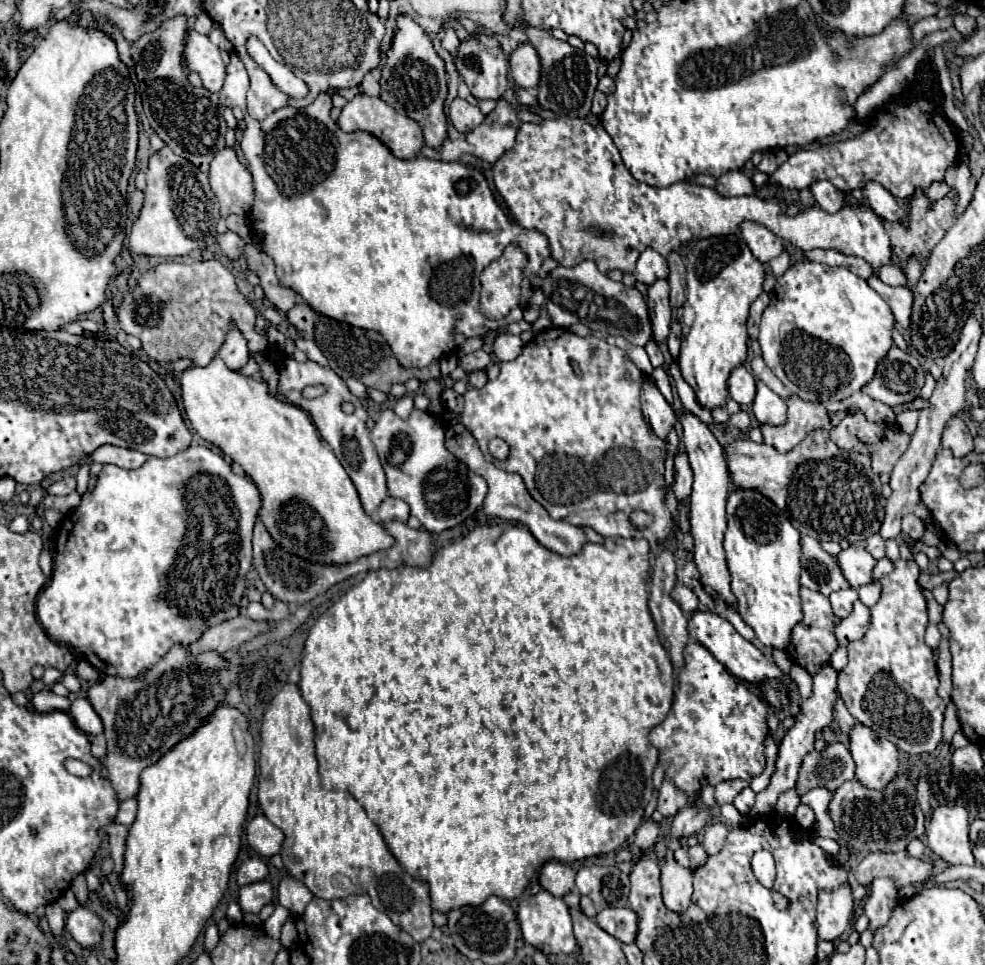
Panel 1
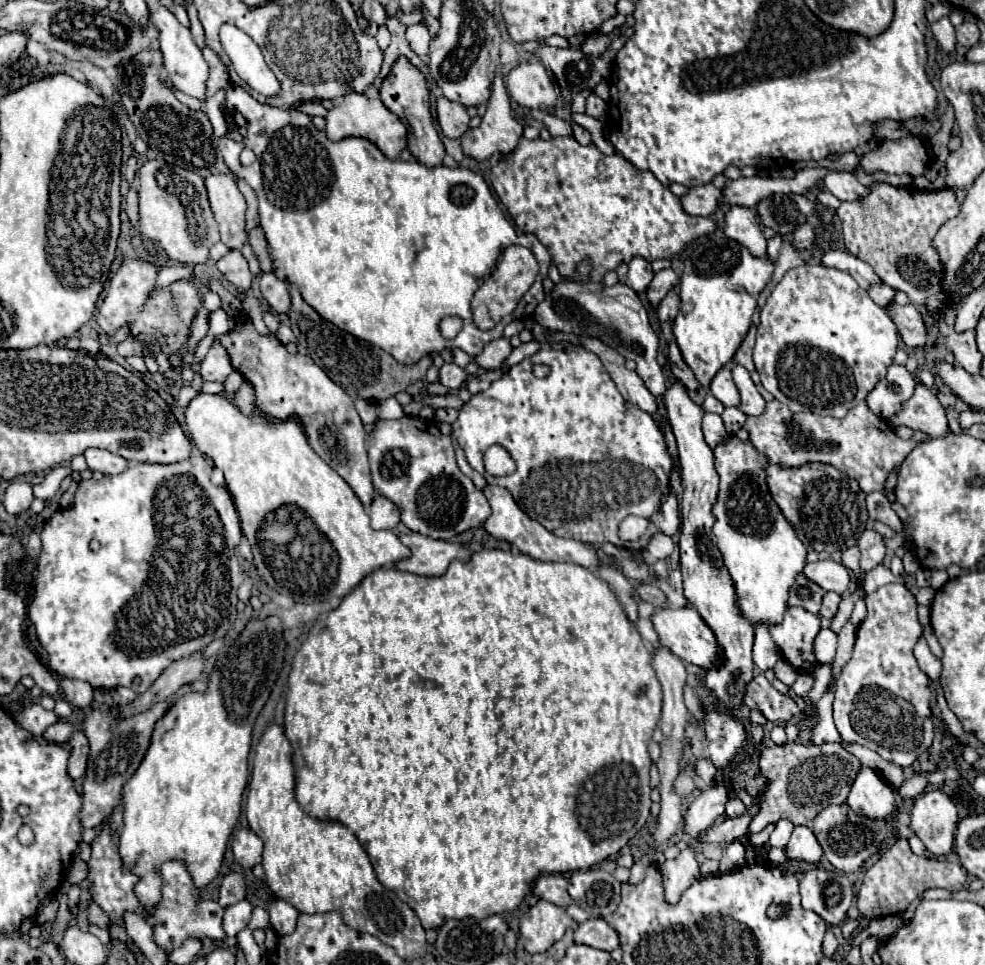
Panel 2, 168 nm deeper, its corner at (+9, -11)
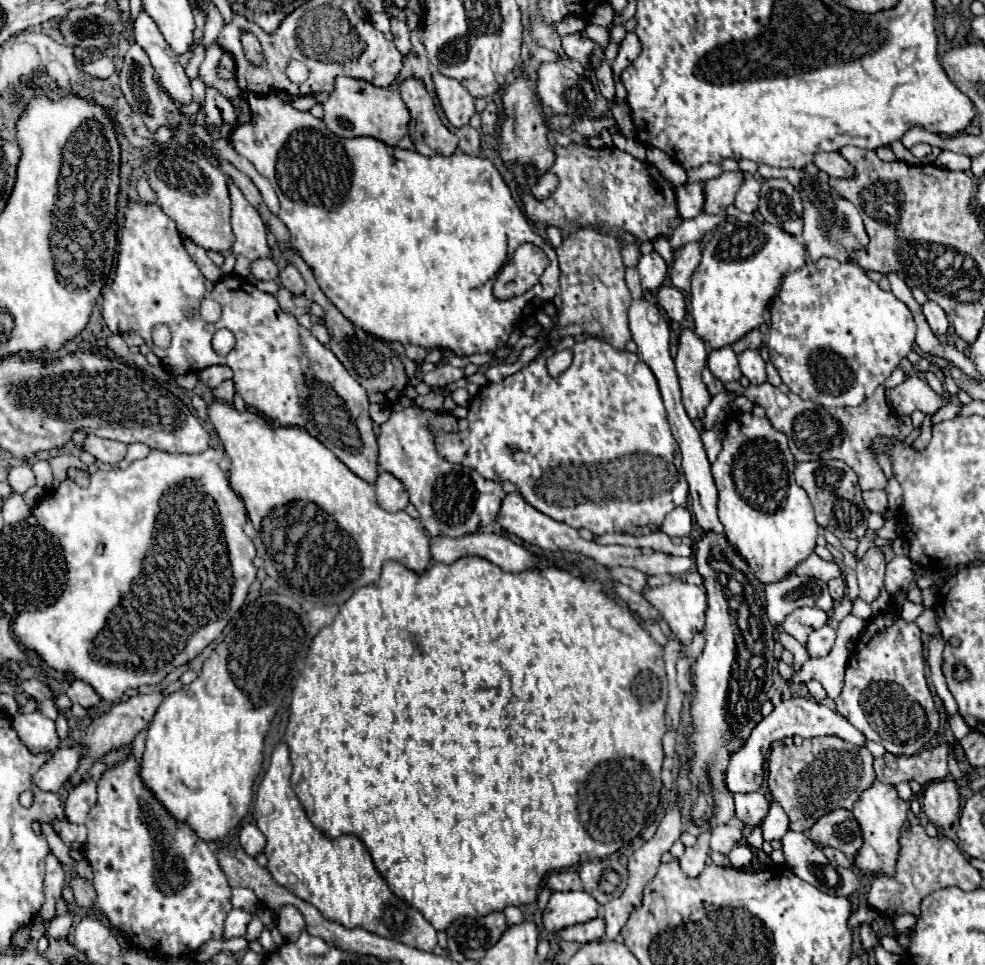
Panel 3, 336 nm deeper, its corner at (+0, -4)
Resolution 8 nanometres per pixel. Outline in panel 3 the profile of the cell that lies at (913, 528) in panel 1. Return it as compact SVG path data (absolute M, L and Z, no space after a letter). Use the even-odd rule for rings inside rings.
M868 490L862 496L864 496L864 502L870 508L870 512L884 514L888 510L888 496L884 490Z

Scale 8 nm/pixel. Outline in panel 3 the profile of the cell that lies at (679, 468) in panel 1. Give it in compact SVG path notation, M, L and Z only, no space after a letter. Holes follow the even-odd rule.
M686 506L674 508L674 510L666 516L666 520L664 520L664 524L662 524L660 530L662 530L664 534L668 534L668 536L680 536L680 538L684 538L684 536L688 536L690 530L692 530L692 514L688 512Z

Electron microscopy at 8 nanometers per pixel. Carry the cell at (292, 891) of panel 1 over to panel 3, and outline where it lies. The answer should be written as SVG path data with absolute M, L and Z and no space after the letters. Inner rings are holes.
M292 906L280 908L280 912L276 914L276 922L278 922L280 934L290 942L296 940L296 936L300 936L300 932L306 928L304 916L300 916L300 910Z

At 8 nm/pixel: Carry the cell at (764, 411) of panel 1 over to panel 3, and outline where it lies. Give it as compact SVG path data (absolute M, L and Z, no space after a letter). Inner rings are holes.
M744 350L738 356L740 370L742 374L750 380L750 384L764 384L766 382L766 370L764 370L764 360L756 350Z

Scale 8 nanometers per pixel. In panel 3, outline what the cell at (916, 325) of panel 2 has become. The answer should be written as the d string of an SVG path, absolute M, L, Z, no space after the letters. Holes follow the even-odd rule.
M928 300L926 304L922 304L922 312L924 312L924 316L926 316L928 324L930 324L930 330L936 336L946 334L946 330L948 330L948 316L946 316L946 312L936 302Z

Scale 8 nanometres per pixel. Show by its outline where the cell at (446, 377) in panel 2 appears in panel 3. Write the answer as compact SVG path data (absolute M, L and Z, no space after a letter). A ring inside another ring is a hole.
M444 364L444 366L436 366L432 372L424 374L424 382L432 388L436 386L444 386L444 384L450 384L450 382L456 382L464 378L464 368L456 368L456 366L450 366L450 364Z

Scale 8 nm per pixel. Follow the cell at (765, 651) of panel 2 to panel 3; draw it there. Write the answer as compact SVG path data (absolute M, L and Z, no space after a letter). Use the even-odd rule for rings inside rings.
M790 574L788 578L776 584L768 584L766 602L768 602L766 614L774 630L774 640L778 640L778 626L794 608L802 608L802 606L816 606L822 610L832 608L832 598L828 594L826 582L796 574Z

